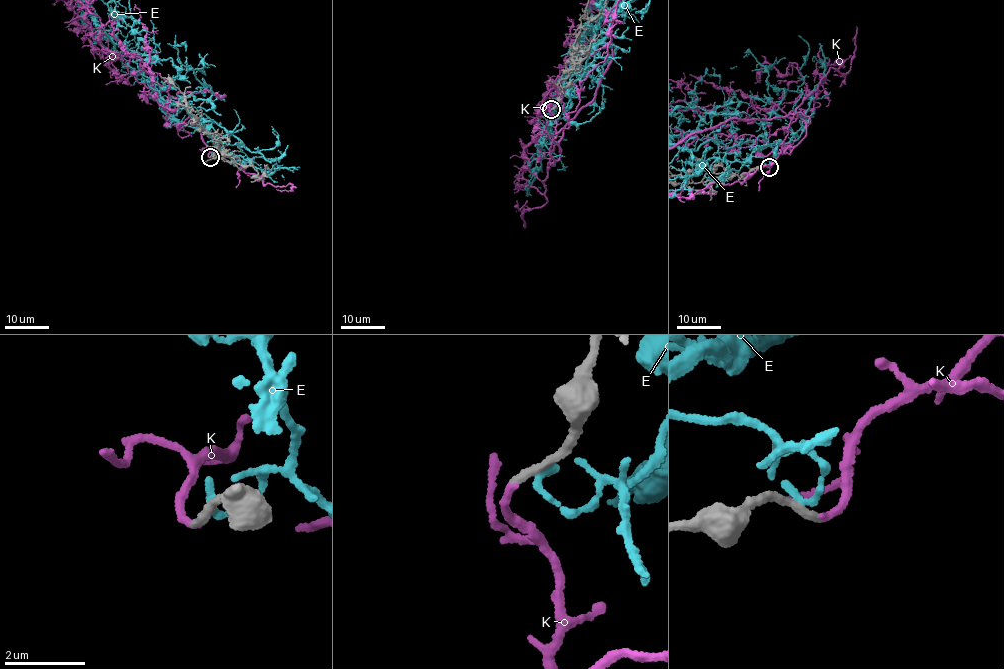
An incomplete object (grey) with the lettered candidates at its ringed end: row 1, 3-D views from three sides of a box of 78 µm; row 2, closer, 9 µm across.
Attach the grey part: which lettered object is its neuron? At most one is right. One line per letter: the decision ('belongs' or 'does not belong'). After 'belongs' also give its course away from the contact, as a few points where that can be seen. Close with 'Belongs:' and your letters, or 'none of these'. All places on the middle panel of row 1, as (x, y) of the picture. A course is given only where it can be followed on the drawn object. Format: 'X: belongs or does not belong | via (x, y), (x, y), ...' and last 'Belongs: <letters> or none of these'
E: does not belong
K: belongs
Belongs: K

